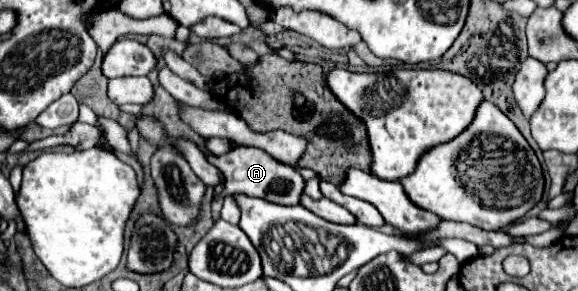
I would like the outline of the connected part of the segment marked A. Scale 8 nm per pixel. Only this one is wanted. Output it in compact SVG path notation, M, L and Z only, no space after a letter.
M236 145L224 155L208 155L208 161L222 171L226 179L224 193L244 193L248 197L260 197L278 205L298 205L300 201L300 193L304 189L304 179L300 177L300 173L294 167L272 159L266 151L260 151L258 147Z

